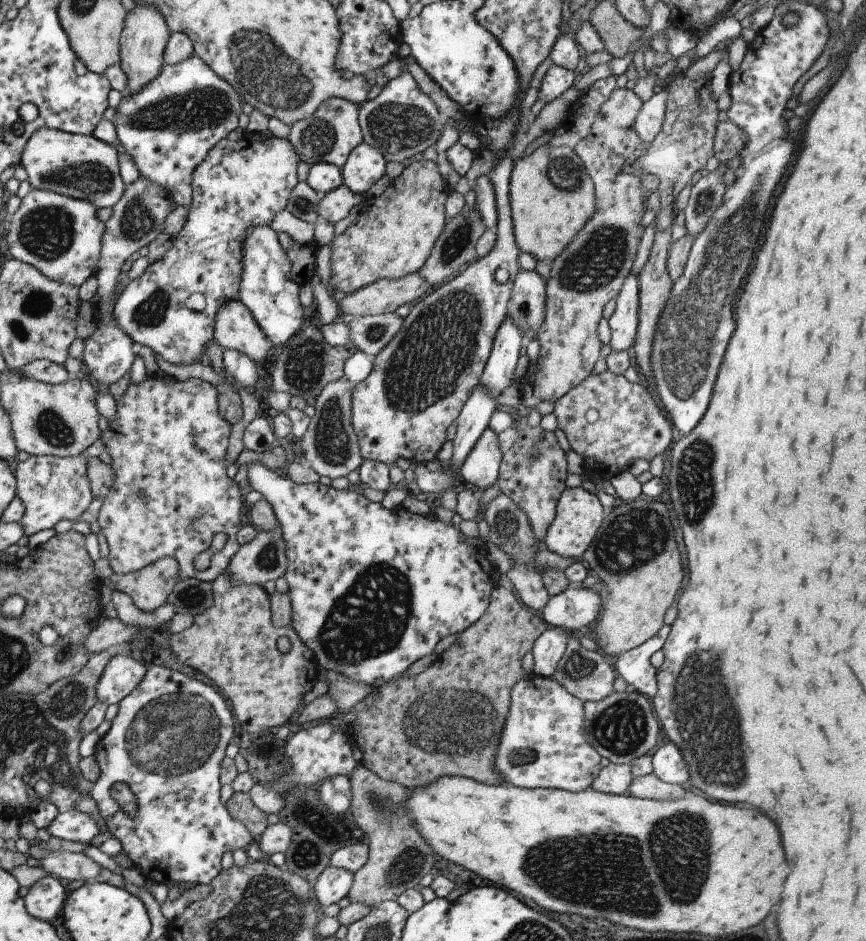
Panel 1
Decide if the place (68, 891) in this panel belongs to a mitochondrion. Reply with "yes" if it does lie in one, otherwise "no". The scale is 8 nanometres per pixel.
no

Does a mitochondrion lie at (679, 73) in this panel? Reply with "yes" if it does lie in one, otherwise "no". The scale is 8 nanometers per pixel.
no

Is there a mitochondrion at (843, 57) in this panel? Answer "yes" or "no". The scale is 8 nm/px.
no

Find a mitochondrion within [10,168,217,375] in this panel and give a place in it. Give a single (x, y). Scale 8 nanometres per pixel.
(47, 232)

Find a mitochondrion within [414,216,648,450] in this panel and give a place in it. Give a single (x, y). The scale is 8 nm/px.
(594, 264)

